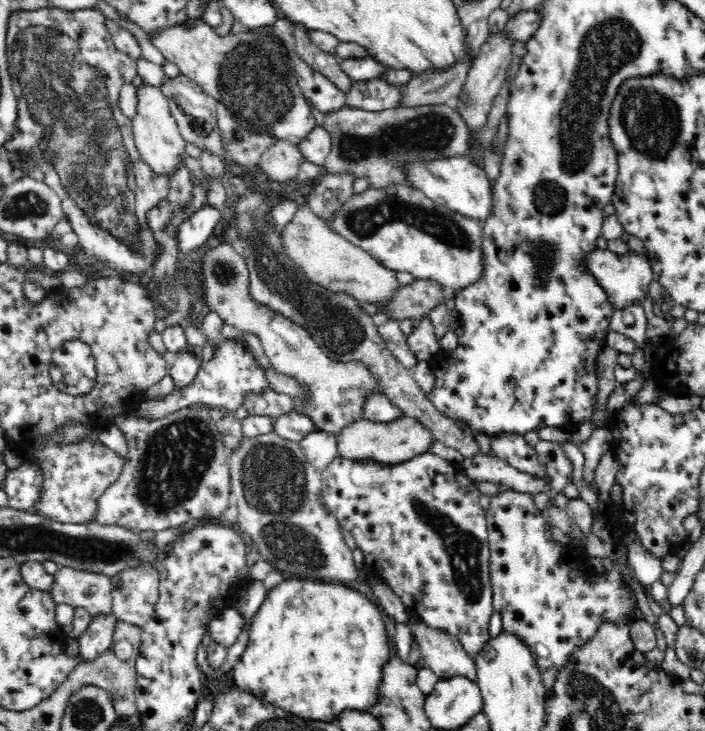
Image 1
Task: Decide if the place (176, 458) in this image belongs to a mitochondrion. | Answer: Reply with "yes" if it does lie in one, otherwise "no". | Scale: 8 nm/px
yes

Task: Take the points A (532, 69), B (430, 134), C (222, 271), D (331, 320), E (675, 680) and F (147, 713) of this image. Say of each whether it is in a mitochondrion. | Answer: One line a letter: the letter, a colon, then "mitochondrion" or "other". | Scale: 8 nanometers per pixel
A: other
B: mitochondrion
C: mitochondrion
D: mitochondrion
E: other
F: other

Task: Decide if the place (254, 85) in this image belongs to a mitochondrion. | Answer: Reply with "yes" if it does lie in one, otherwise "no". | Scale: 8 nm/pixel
yes

